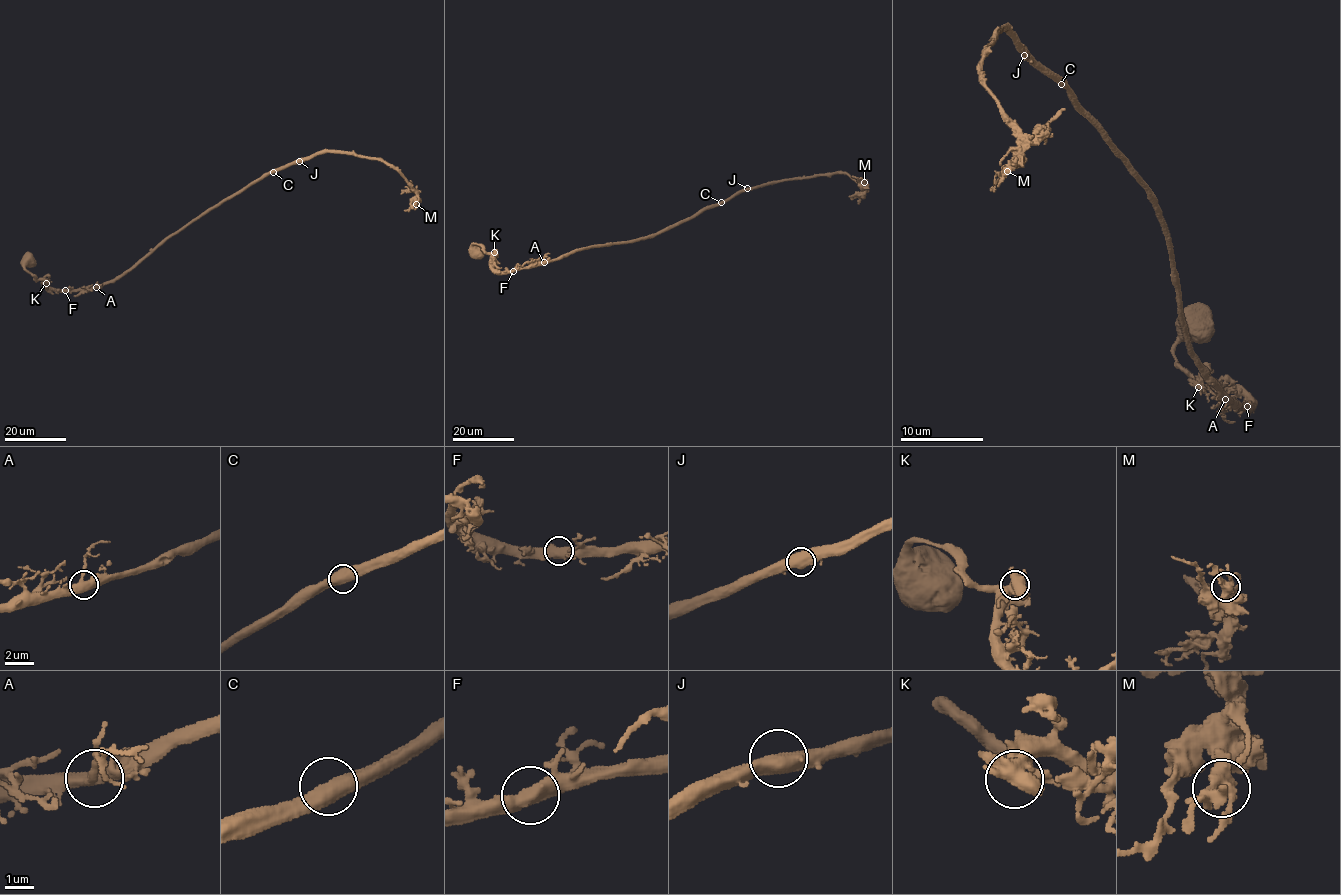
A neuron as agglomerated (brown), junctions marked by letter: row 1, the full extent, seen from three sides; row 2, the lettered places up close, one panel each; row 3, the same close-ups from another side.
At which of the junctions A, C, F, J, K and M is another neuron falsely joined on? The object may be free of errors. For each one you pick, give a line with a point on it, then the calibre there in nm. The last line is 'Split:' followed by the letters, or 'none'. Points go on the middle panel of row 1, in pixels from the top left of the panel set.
Split: none

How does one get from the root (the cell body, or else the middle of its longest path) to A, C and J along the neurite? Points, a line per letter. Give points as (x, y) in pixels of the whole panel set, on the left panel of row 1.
A: (26, 260), (25, 268), (49, 287), (96, 287)
C: (26, 260), (25, 268), (55, 289), (88, 289), (113, 281), (169, 237), (273, 172)
J: (26, 260), (25, 268), (55, 289), (88, 289), (113, 281), (204, 214), (267, 175), (299, 161)

